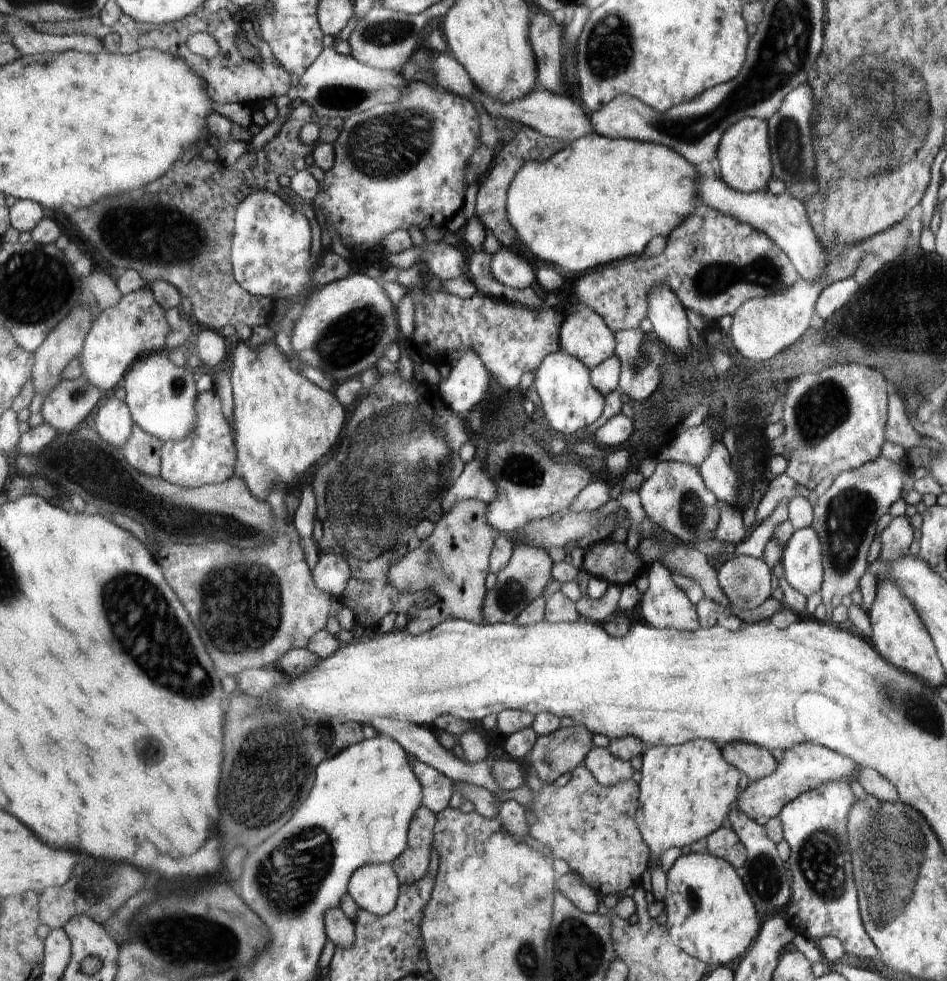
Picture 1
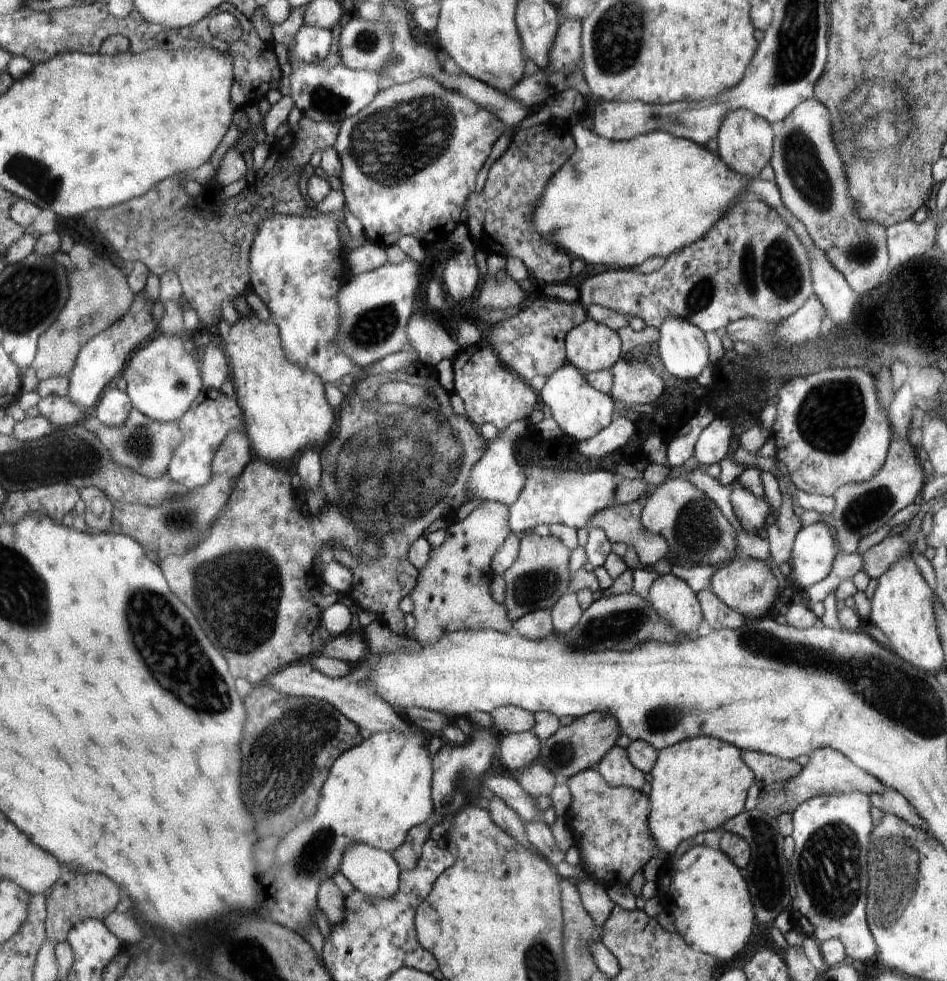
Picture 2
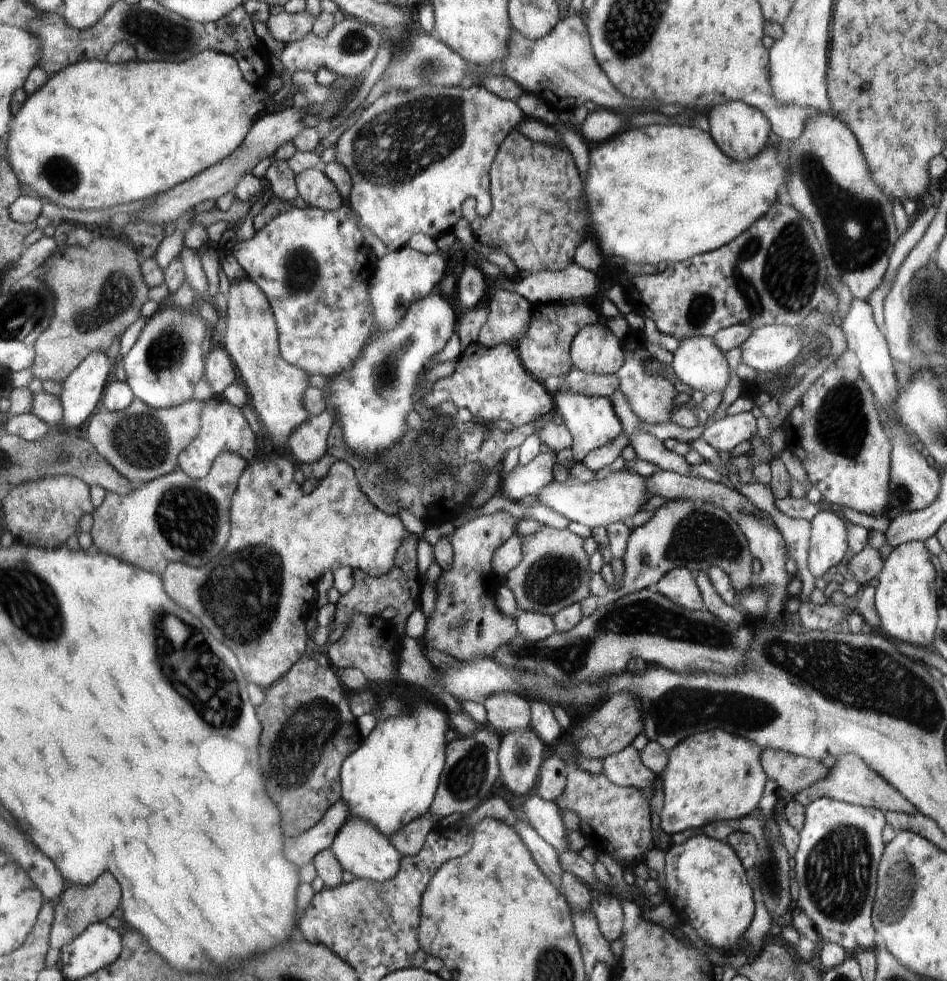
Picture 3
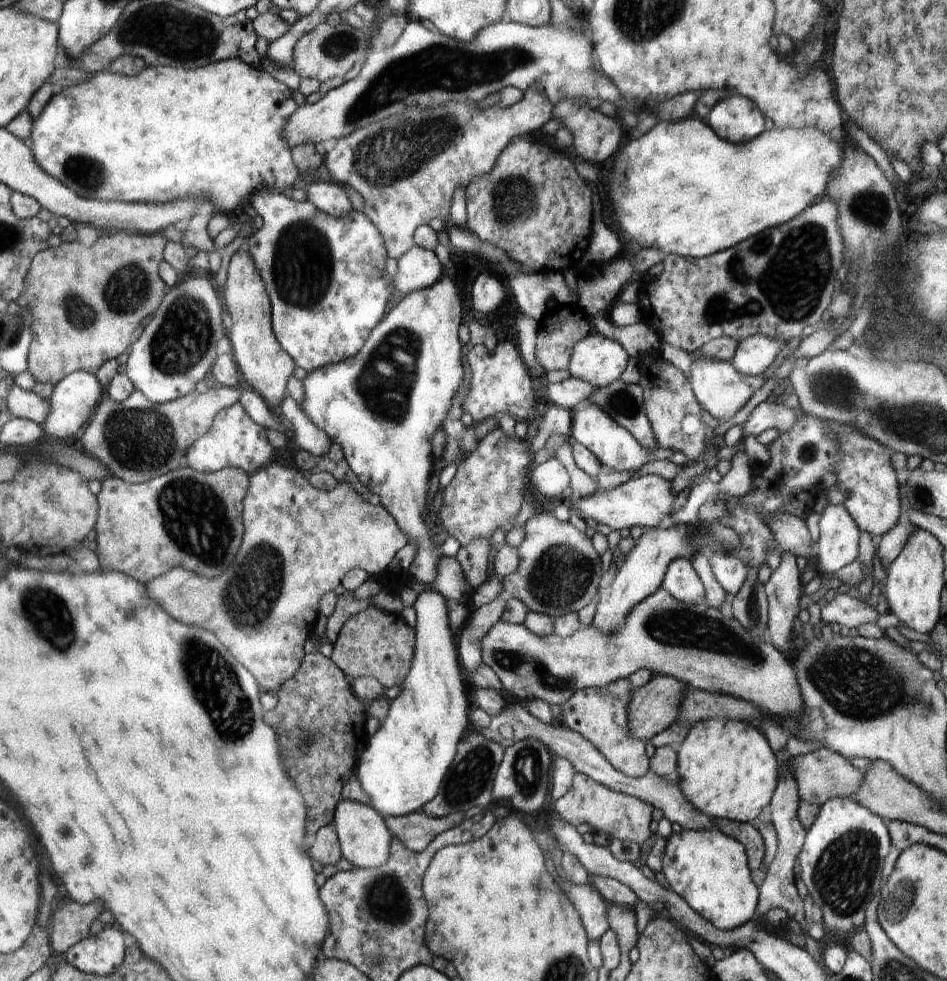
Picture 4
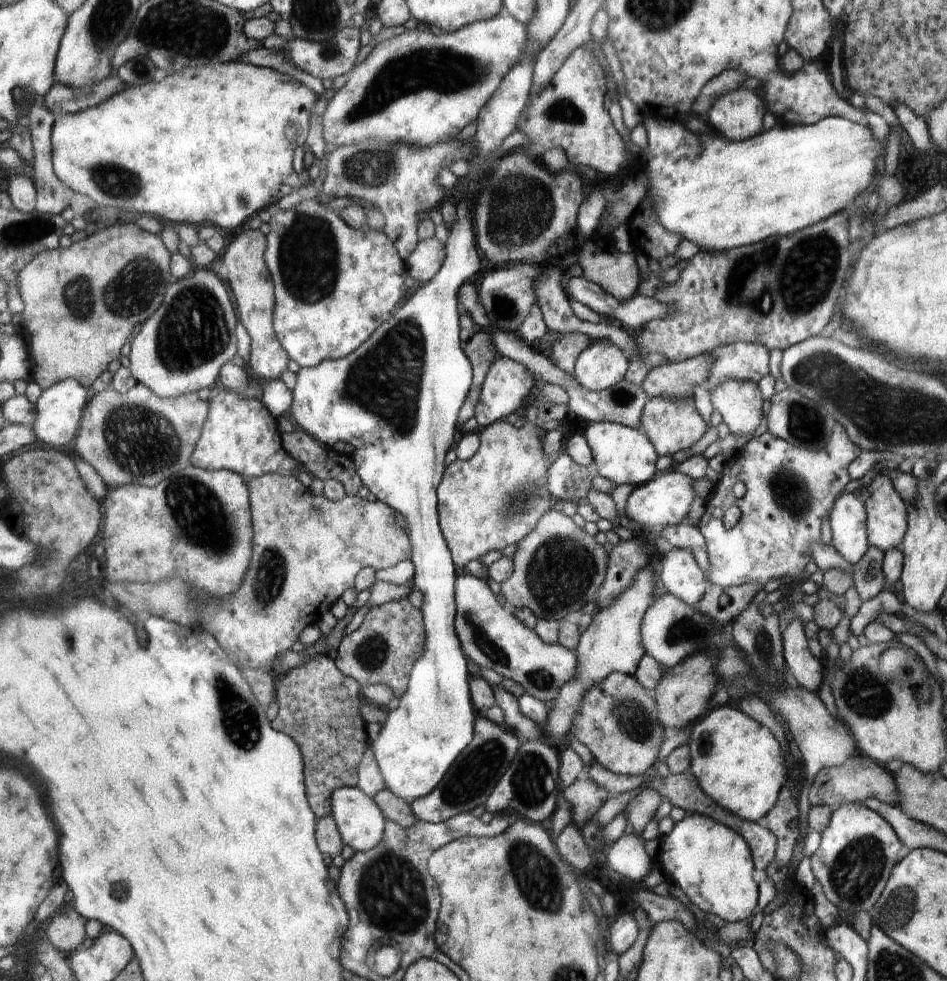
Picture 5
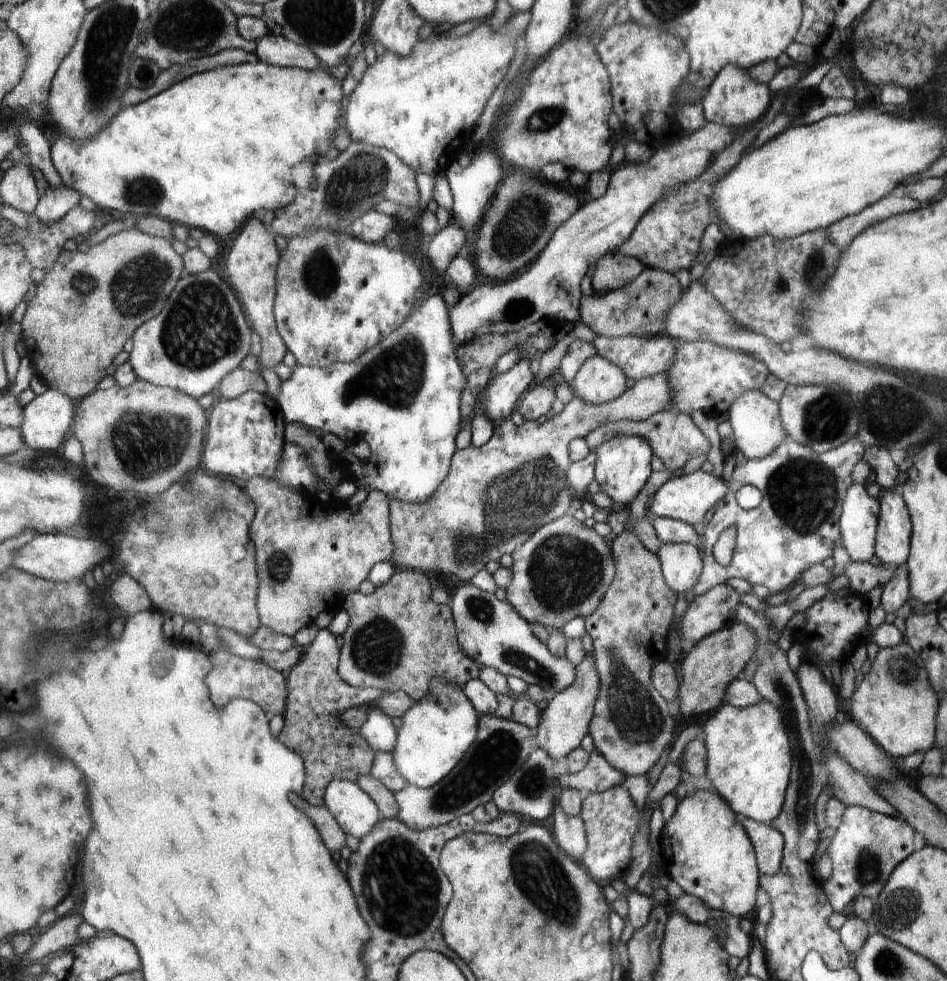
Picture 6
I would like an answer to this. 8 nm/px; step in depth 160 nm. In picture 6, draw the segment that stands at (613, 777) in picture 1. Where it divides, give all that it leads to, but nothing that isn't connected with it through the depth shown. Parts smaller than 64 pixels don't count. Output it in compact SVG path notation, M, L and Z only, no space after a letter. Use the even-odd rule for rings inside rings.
M626 529L613 541L616 561L616 578L610 583L600 606L585 618L585 628L594 645L593 656L600 676L599 695L589 735L596 750L616 769L625 775L646 775L656 764L666 747L672 742L674 718L668 712L667 700L654 688L653 666L666 659L671 628L677 615L678 594L666 584L661 561L652 554L632 529Z

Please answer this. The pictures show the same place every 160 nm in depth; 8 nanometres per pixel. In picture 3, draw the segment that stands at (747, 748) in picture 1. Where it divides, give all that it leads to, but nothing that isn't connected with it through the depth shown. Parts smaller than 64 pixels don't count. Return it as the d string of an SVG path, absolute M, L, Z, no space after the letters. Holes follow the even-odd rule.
M763 749L761 764L770 780L776 781L781 793L787 796L828 778L830 772L818 760L802 758L784 750Z

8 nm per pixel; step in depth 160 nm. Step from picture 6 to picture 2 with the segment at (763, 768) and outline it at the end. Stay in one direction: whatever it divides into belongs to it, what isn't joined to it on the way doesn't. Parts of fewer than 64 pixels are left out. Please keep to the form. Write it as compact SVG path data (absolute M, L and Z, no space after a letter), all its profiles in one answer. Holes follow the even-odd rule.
M709 736L686 739L659 751L654 768L650 772L653 776L650 794L650 802L653 804L653 810L650 811L650 830L658 840L660 856L663 859L667 861L682 840L688 840L698 832L716 830L718 826L740 815L744 810L746 792L755 780L753 769L745 763L741 754L742 750L737 746Z

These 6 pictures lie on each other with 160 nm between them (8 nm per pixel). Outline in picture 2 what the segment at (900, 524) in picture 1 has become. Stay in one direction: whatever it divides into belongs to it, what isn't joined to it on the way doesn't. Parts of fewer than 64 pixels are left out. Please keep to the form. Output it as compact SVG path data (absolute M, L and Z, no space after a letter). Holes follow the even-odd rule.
M899 535L886 537L861 555L863 560L861 567L868 578L879 579L900 557L910 555L911 545Z

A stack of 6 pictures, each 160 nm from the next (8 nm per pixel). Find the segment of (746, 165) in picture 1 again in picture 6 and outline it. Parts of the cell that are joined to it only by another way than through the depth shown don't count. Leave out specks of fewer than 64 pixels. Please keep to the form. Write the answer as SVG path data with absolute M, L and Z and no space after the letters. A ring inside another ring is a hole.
M732 65L722 68L713 80L703 104L703 115L708 123L722 123L727 127L746 126L756 122L770 104L770 91L764 83L755 81L742 67Z

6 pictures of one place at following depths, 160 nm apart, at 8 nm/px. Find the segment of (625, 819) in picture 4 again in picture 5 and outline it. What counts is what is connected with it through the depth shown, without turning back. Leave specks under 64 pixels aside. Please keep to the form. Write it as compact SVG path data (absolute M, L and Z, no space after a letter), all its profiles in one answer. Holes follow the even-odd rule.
M584 773L570 786L563 788L561 796L571 804L573 820L578 827L592 819L604 802L611 797L608 789L598 786L596 781ZM646 787L622 812L628 812L628 830L642 834L644 826L650 822L650 818L656 814L660 802L664 798L660 798L658 791L652 787Z

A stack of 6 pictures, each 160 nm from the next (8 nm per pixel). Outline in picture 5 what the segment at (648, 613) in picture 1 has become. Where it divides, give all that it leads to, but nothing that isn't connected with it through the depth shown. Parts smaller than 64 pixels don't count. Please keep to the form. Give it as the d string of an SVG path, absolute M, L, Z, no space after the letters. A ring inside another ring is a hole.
M672 548L659 562L658 574L666 592L690 606L706 592L706 578L690 549Z

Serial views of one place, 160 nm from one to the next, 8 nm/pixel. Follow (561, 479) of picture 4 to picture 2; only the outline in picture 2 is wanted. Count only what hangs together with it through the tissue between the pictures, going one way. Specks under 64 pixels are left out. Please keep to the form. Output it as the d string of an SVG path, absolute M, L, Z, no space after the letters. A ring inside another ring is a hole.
M526 419L512 421L504 432L499 432L494 440L488 442L484 456L472 467L468 479L468 490L473 494L471 500L480 496L483 500L496 501L509 507L519 499L527 481L527 470L516 459L512 443L515 437L522 436L527 423Z

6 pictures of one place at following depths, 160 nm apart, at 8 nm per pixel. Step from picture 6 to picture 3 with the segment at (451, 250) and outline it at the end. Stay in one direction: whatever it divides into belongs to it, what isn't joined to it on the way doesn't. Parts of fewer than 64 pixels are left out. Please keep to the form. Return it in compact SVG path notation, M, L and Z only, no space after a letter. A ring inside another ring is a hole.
M403 246L394 252L390 251L378 260L377 271L370 280L369 295L373 308L374 336L388 332L398 324L406 314L412 302L432 294L436 284L444 278L446 262L440 254L416 252L410 246Z

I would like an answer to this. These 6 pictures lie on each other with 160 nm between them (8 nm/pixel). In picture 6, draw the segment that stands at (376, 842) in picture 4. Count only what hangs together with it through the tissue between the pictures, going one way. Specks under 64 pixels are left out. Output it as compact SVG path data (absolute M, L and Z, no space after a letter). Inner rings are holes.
M334 780L326 788L325 805L345 834L360 840L381 820L377 804L357 782Z

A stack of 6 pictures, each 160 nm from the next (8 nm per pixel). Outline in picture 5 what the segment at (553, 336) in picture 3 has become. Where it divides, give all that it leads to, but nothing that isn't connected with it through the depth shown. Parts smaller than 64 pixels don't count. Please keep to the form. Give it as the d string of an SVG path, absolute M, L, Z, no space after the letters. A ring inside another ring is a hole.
M566 333L562 340L554 343L550 360L568 374L576 370L577 356L593 341L586 333Z

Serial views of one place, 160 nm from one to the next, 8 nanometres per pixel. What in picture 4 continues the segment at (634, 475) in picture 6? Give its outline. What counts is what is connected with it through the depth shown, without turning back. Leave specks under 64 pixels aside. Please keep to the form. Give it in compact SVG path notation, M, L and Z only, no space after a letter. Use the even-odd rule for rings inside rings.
M583 403L572 410L572 426L568 435L572 443L582 444L601 462L603 468L607 471L620 472L622 470L634 470L635 472L652 460L664 460L670 458L672 450L656 447L650 450L643 447L635 438L629 429L624 430L613 417L604 412L598 405Z

